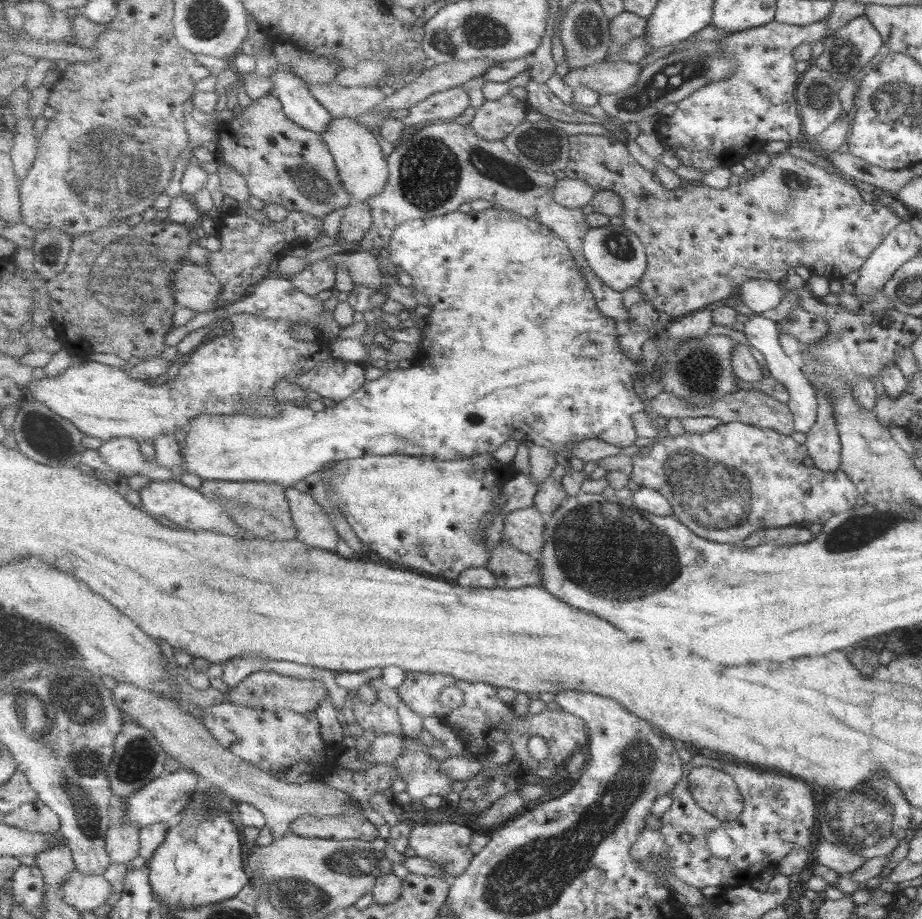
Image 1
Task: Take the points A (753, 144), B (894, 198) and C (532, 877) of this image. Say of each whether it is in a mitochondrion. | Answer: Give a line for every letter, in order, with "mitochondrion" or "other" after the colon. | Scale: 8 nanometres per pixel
A: other
B: other
C: mitochondrion

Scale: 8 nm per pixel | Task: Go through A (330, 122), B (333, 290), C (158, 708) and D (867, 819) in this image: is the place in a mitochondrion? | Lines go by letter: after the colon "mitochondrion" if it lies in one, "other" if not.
A: other
B: other
C: other
D: mitochondrion

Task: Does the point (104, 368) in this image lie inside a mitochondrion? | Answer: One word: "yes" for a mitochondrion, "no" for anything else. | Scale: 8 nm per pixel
no

